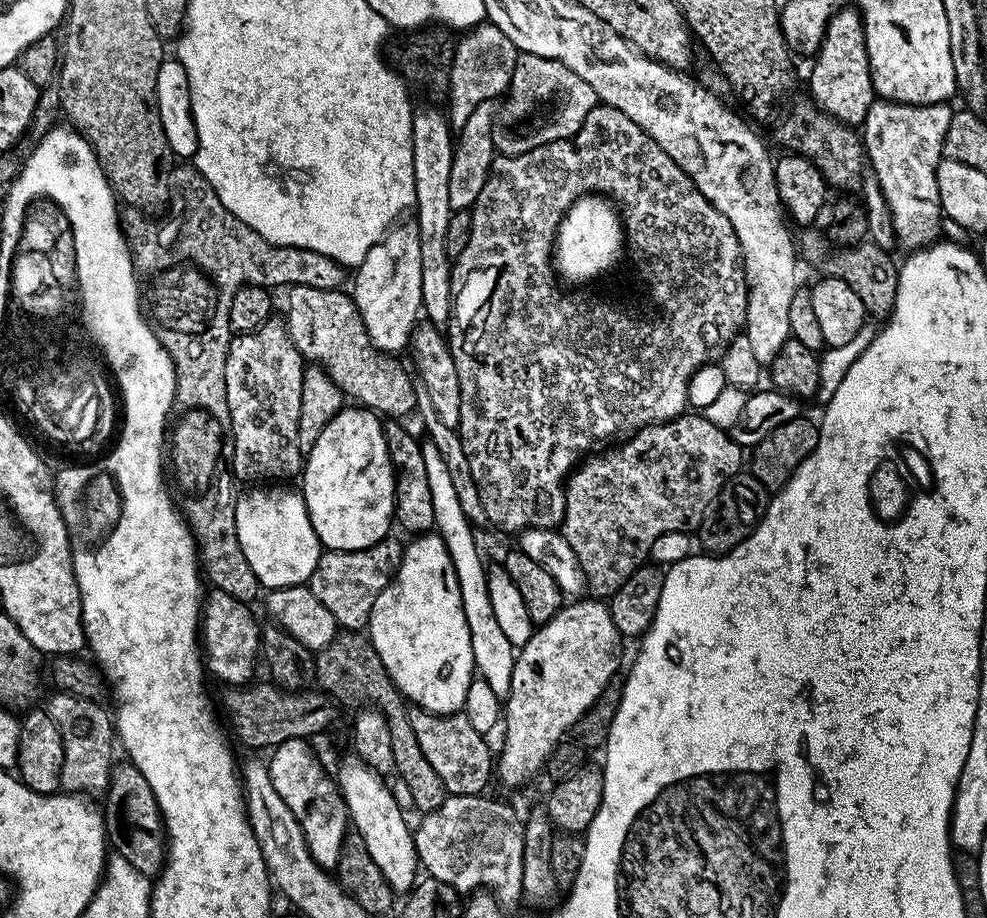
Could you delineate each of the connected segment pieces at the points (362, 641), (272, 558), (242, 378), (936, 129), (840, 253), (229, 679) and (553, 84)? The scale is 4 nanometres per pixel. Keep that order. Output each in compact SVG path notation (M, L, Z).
M344 630L337 634L326 647L315 653L315 683L319 691L326 693L336 701L337 705L356 704L355 706L371 706L377 708L386 718L390 726L390 742L394 742L395 775L400 775L402 785L412 799L411 807L417 808L420 814L438 810L446 795L442 786L442 778L430 766L426 754L422 754L422 746L418 746L418 738L410 727L408 717L409 705L401 696L396 683L382 666L382 658L374 650L371 640L360 630Z
M252 486L235 497L236 525L238 526L238 542L242 542L242 554L246 554L246 562L250 562L250 570L258 578L265 589L285 588L295 584L307 585L314 574L314 566L318 566L322 545L318 534L314 534L314 526L310 522L308 507L303 495L292 488L274 488L278 486Z
M276 318L267 320L262 326L258 326L258 330L233 335L232 339L228 341L228 353L226 354L226 402L230 406L232 445L234 446L232 473L237 481L242 480L246 482L245 484L274 482L277 481L274 480L276 478L290 478L294 475L297 477L303 469L304 453L298 446L298 414L302 410L302 378L304 377L306 361L304 355L294 346L287 327L281 321L279 324L278 320Z
M883 98L870 106L862 125L862 139L870 172L876 175L880 183L880 192L888 203L888 212L892 215L892 228L896 236L908 247L908 250L927 248L937 239L942 221L940 191L936 181L936 167L944 156L944 135L950 130L952 113L951 103L942 104L897 104Z
M804 230L798 236L798 252L812 268L820 271L821 277L836 276L862 298L862 306L869 317L884 316L891 317L892 310L896 306L896 295L898 294L898 282L900 273L897 261L892 261L892 256L884 248L879 248L873 242L861 242L851 246L834 246L823 231Z
M212 588L211 591L209 591L209 596L208 593L203 597L202 600L202 615L200 617L200 627L198 629L199 635L202 637L202 656L203 659L206 661L206 668L209 673L212 672L214 675L217 676L218 679L221 680L221 685L224 686L244 686L249 683L253 679L252 676L252 671L255 670L256 668L256 660L258 664L258 657L261 655L262 652L262 628L261 625L258 623L256 625L256 620L254 617L252 617L252 612L247 603L243 600L239 600L238 598L234 598L230 594L226 594L226 590L222 590L221 588Z
M527 54L517 55L512 81L505 96L508 97L504 104L502 100L502 107L492 127L494 146L501 156L526 154L550 142L571 140L582 122L586 122L586 114L590 114L598 103L594 86L578 78L570 66L561 60Z

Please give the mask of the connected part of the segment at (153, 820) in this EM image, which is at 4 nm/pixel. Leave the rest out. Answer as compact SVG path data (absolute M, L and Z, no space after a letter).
M130 762L123 763L113 763L112 773L108 775L108 786L102 796L104 834L115 855L126 858L126 862L130 862L130 866L134 866L134 870L143 876L155 878L159 876L166 859L164 816L160 812L158 798L154 798L154 790L150 790L150 782L146 782L142 770Z

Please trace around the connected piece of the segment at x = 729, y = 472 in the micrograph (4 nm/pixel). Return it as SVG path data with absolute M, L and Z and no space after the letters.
M703 414L690 415L675 416L662 424L649 424L647 428L631 433L621 448L605 456L589 455L571 473L563 503L562 534L570 542L570 550L578 554L585 585L591 591L593 588L597 597L611 598L622 582L634 574L637 566L649 559L654 542L662 538L662 534L695 533L722 486L726 486L731 476L741 475L743 468L740 467L746 464L745 449L734 442L725 429L708 421Z

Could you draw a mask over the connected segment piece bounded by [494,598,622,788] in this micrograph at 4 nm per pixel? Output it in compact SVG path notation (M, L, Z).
M588 599L565 603L558 614L554 614L550 622L539 625L533 631L530 642L517 651L514 674L510 678L510 694L502 704L504 745L498 748L498 759L494 764L495 775L508 788L526 783L539 768L541 771L547 765L550 753L575 729L578 718L582 718L582 714L594 706L598 694L606 690L606 682L621 671L622 637L618 626L614 626L612 609L599 599Z

